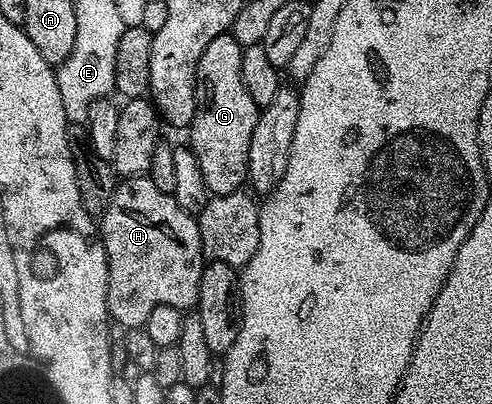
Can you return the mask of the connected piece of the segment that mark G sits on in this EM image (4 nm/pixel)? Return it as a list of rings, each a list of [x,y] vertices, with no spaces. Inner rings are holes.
[[[233,33],[216,36],[216,40],[212,40],[208,48],[204,48],[204,56],[200,56],[200,64],[196,68],[196,112],[194,121],[188,127],[188,145],[194,151],[196,164],[200,164],[204,184],[211,195],[236,192],[243,189],[248,182],[248,144],[252,144],[252,128],[256,128],[260,108],[254,103],[252,96],[248,96],[248,88],[244,88],[244,76],[240,76],[242,48],[243,46],[234,39]]]

